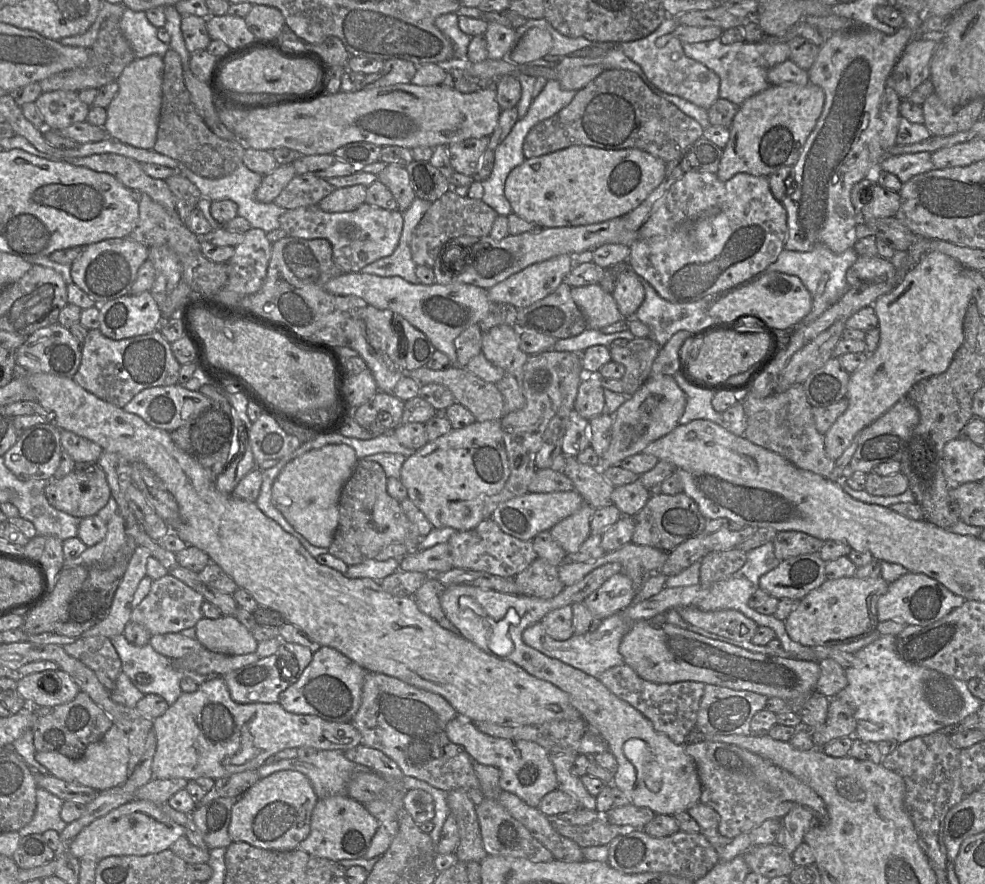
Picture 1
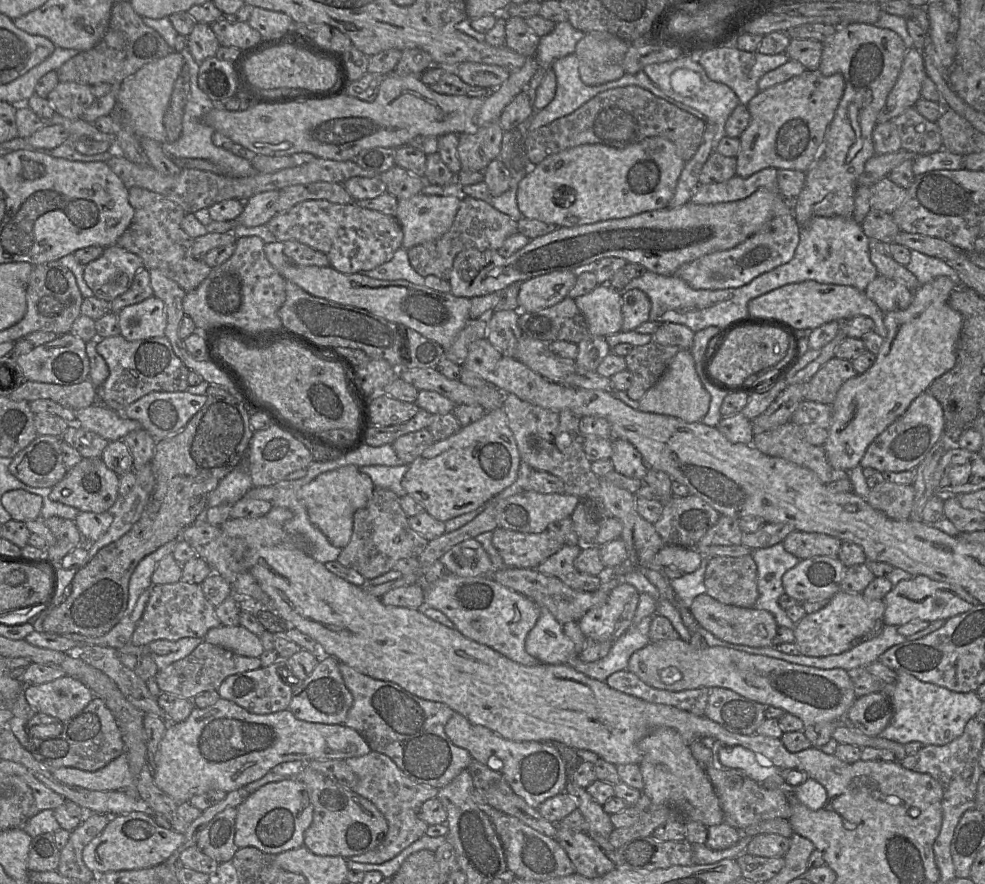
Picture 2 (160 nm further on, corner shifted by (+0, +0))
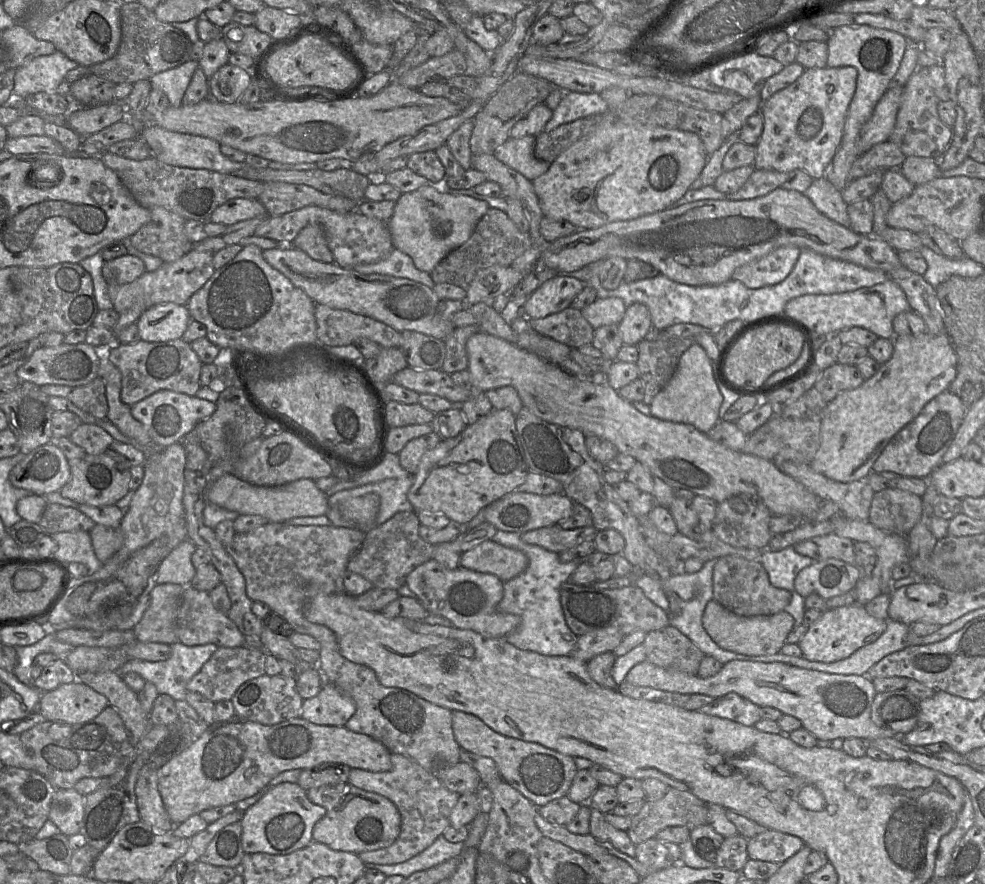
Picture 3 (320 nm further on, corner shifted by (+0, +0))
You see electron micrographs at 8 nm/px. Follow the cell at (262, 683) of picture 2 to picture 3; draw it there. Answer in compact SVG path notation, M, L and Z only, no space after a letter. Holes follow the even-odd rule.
M267 674L243 683L230 700L236 716L240 720L276 725L283 721L300 718L303 698L296 690L296 681L283 674L269 676Z

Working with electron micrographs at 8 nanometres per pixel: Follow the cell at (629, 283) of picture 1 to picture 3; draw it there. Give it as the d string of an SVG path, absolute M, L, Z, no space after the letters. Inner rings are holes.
M634 303L626 308L624 318L618 325L623 343L638 345L645 339L653 324L647 306Z

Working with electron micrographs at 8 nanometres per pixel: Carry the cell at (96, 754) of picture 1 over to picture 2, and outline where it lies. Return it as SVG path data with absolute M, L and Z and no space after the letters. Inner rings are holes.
M126 752L97 771L62 767L52 771L59 781L95 791L124 790L134 782Z

